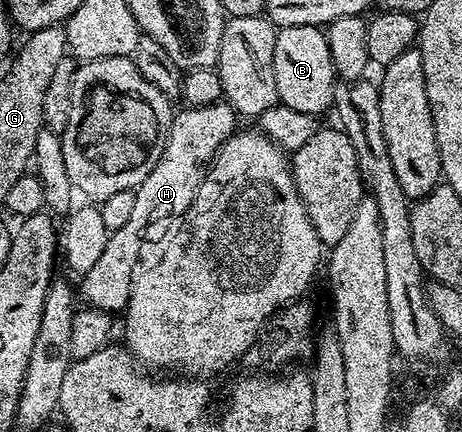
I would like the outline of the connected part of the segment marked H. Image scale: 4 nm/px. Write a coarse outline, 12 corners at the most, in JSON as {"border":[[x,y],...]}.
{"border":[[225,102],[184,107],[157,166],[134,189],[77,292],[108,314],[129,302],[135,264],[187,215],[236,131]]}

